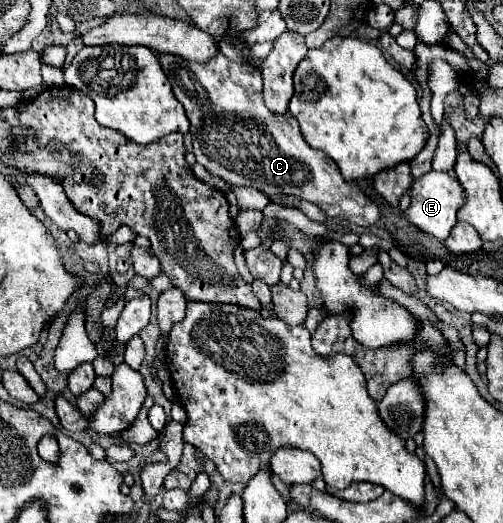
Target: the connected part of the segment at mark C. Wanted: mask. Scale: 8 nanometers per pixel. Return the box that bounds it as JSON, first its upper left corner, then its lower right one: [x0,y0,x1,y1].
[161,52,379,226]

